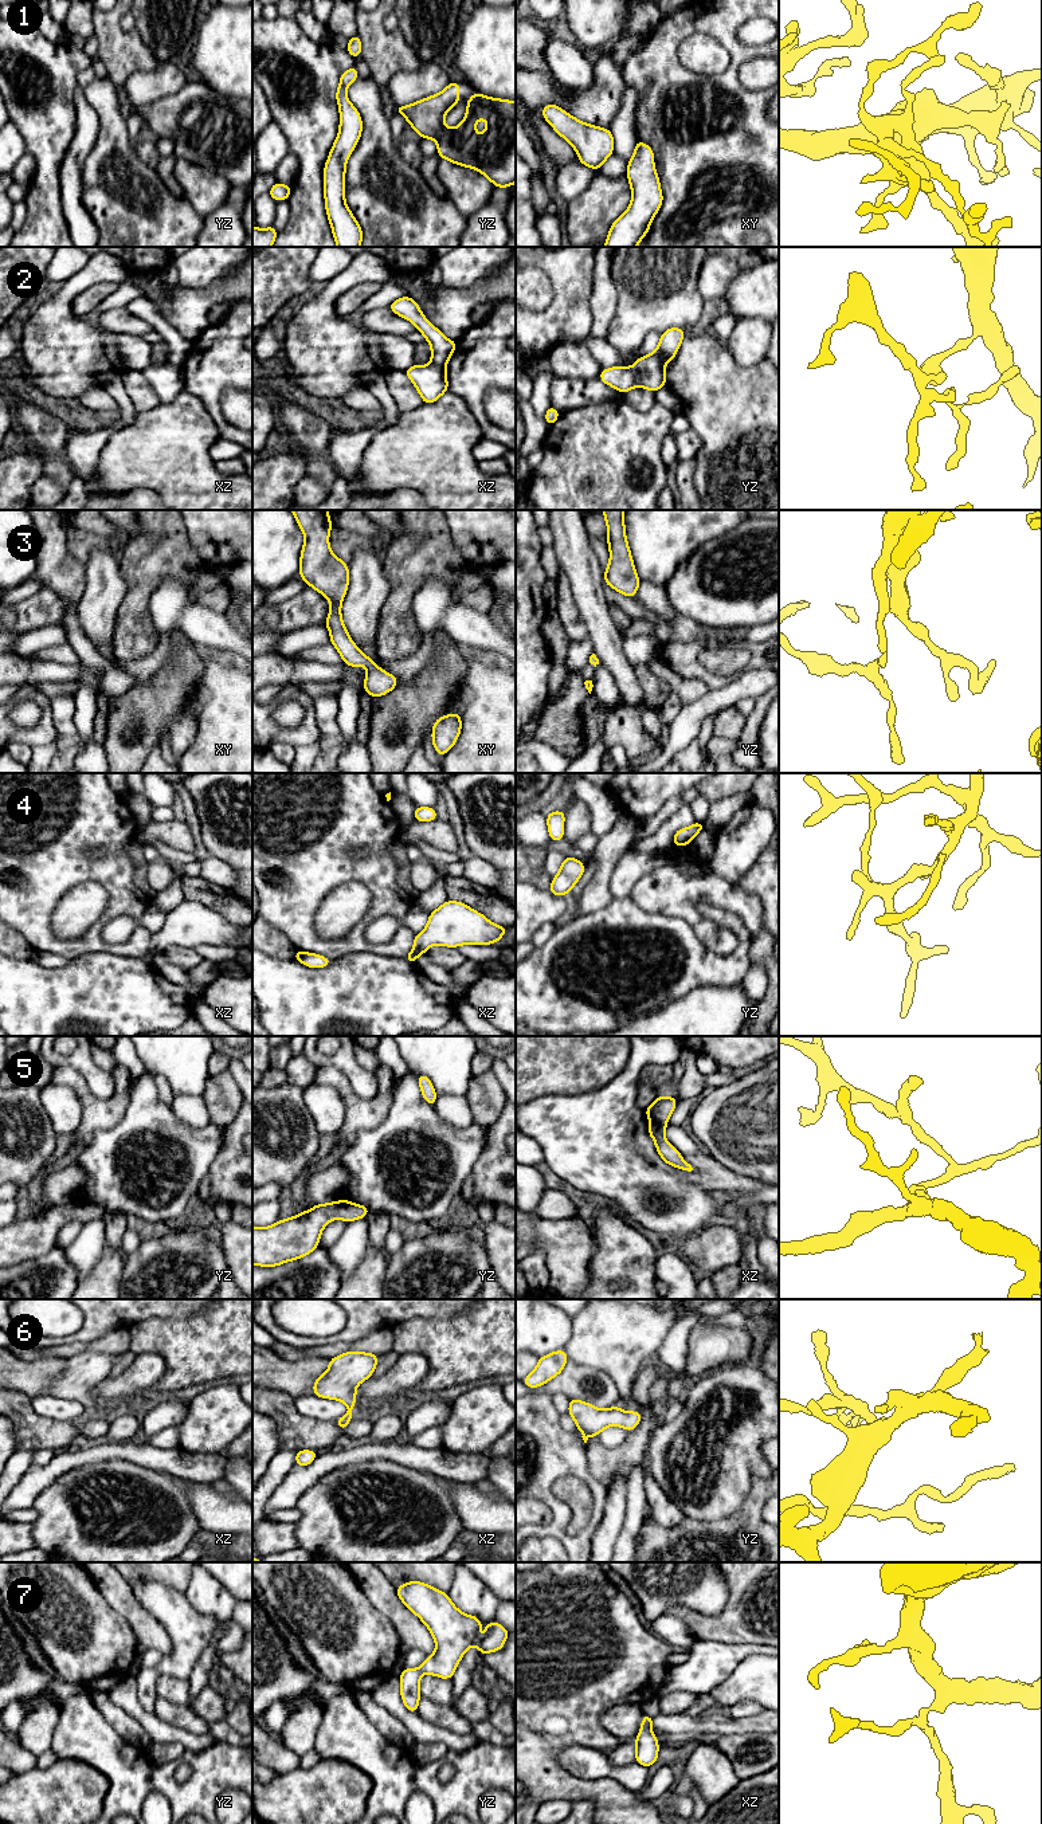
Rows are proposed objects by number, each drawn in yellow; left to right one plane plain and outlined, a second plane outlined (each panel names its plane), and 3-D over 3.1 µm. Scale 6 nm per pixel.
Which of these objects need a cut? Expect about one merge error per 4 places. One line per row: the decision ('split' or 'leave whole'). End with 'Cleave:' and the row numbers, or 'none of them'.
1: leave whole
2: split
3: leave whole
4: leave whole
5: leave whole
6: leave whole
7: leave whole
Cleave: 2

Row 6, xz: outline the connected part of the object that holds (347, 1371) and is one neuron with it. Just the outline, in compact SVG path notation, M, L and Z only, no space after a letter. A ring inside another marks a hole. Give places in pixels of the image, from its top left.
M346 1352L329 1360L329 1369L313 1385L313 1395L338 1400L346 1404L348 1413L336 1420L341 1431L352 1421L357 1401L356 1386L372 1376L377 1365L377 1354Z

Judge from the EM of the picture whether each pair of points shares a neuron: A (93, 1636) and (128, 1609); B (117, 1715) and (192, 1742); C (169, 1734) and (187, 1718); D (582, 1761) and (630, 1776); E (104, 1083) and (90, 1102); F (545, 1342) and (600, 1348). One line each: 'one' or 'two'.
A: two
B: two
C: two
D: one
E: two
F: two

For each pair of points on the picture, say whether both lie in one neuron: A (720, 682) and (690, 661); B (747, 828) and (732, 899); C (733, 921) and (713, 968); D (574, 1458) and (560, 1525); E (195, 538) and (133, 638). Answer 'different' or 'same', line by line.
A: same
B: different
C: same
D: same
E: different

